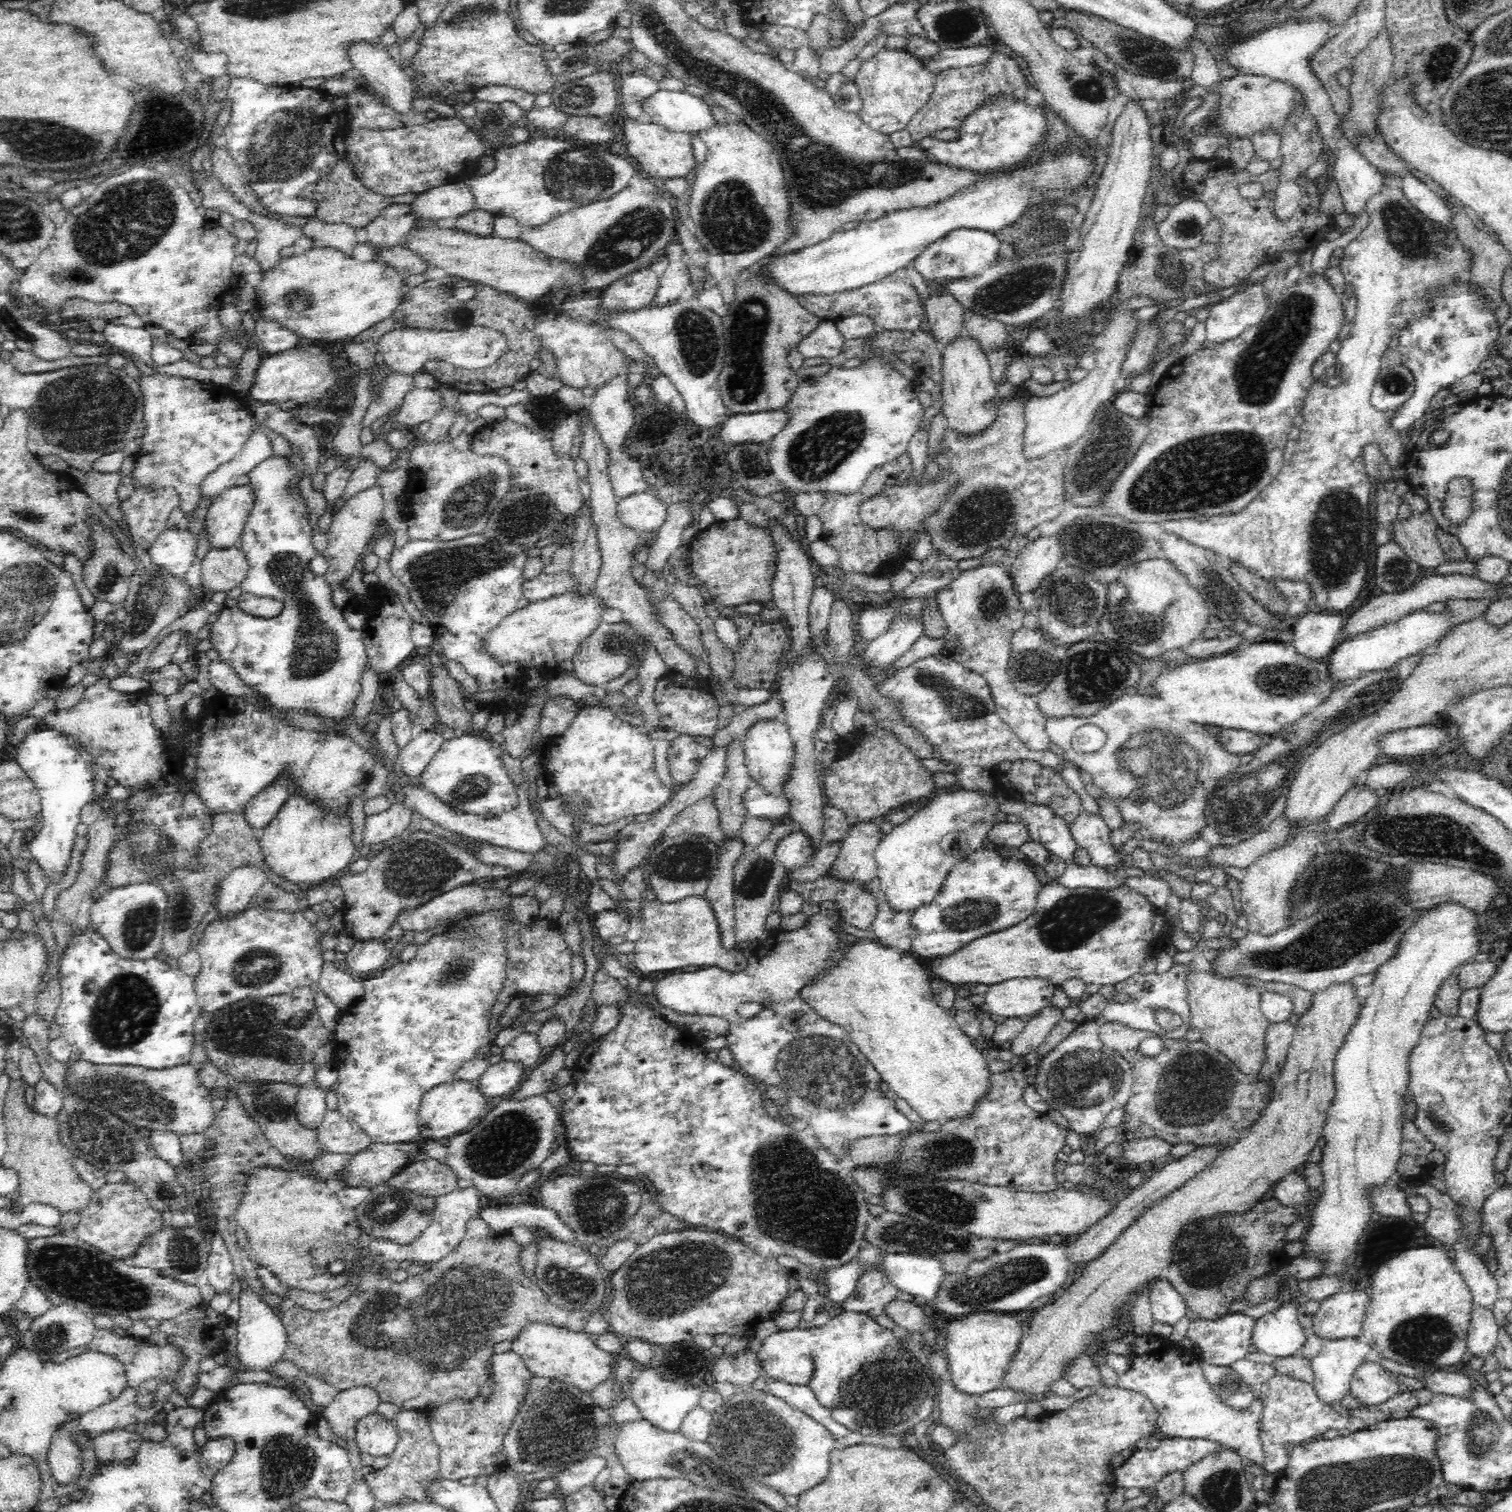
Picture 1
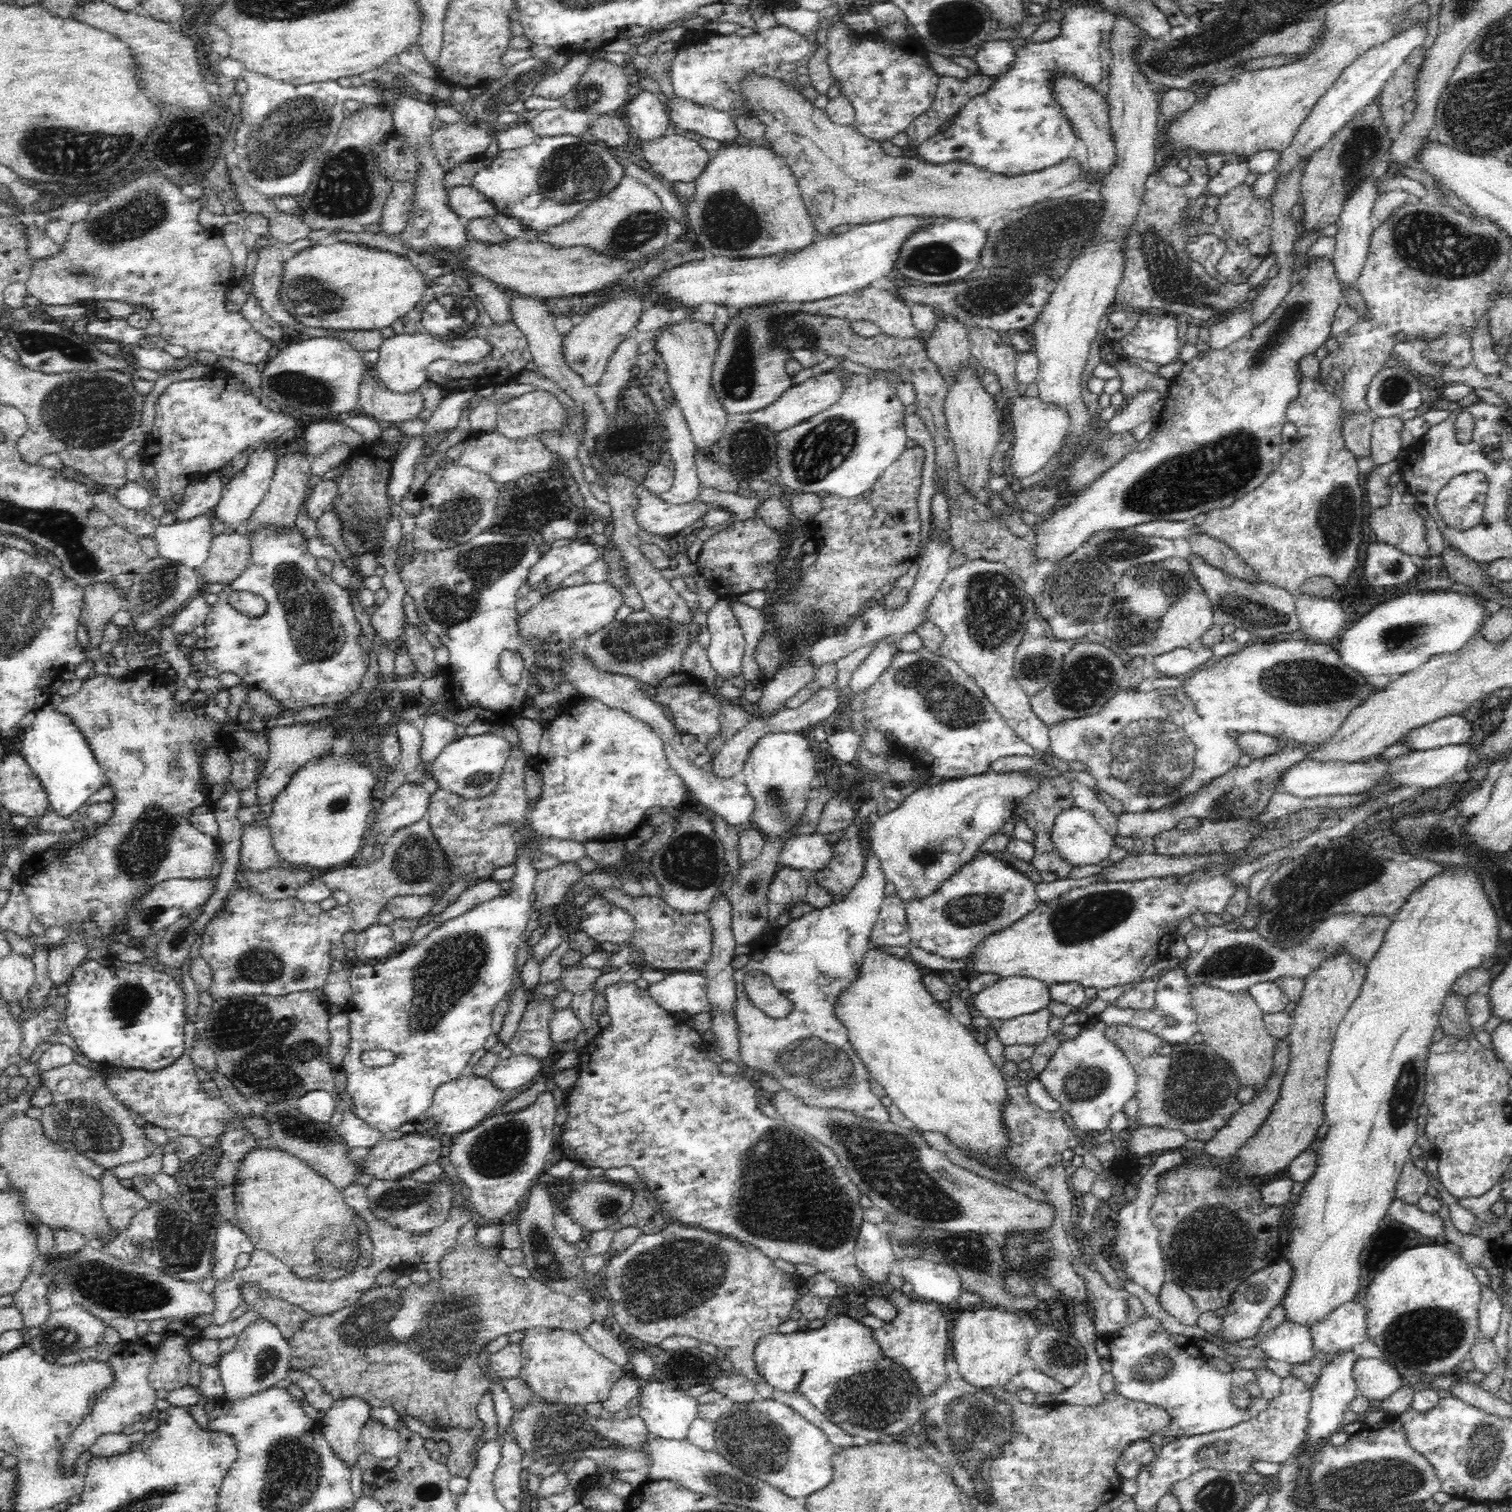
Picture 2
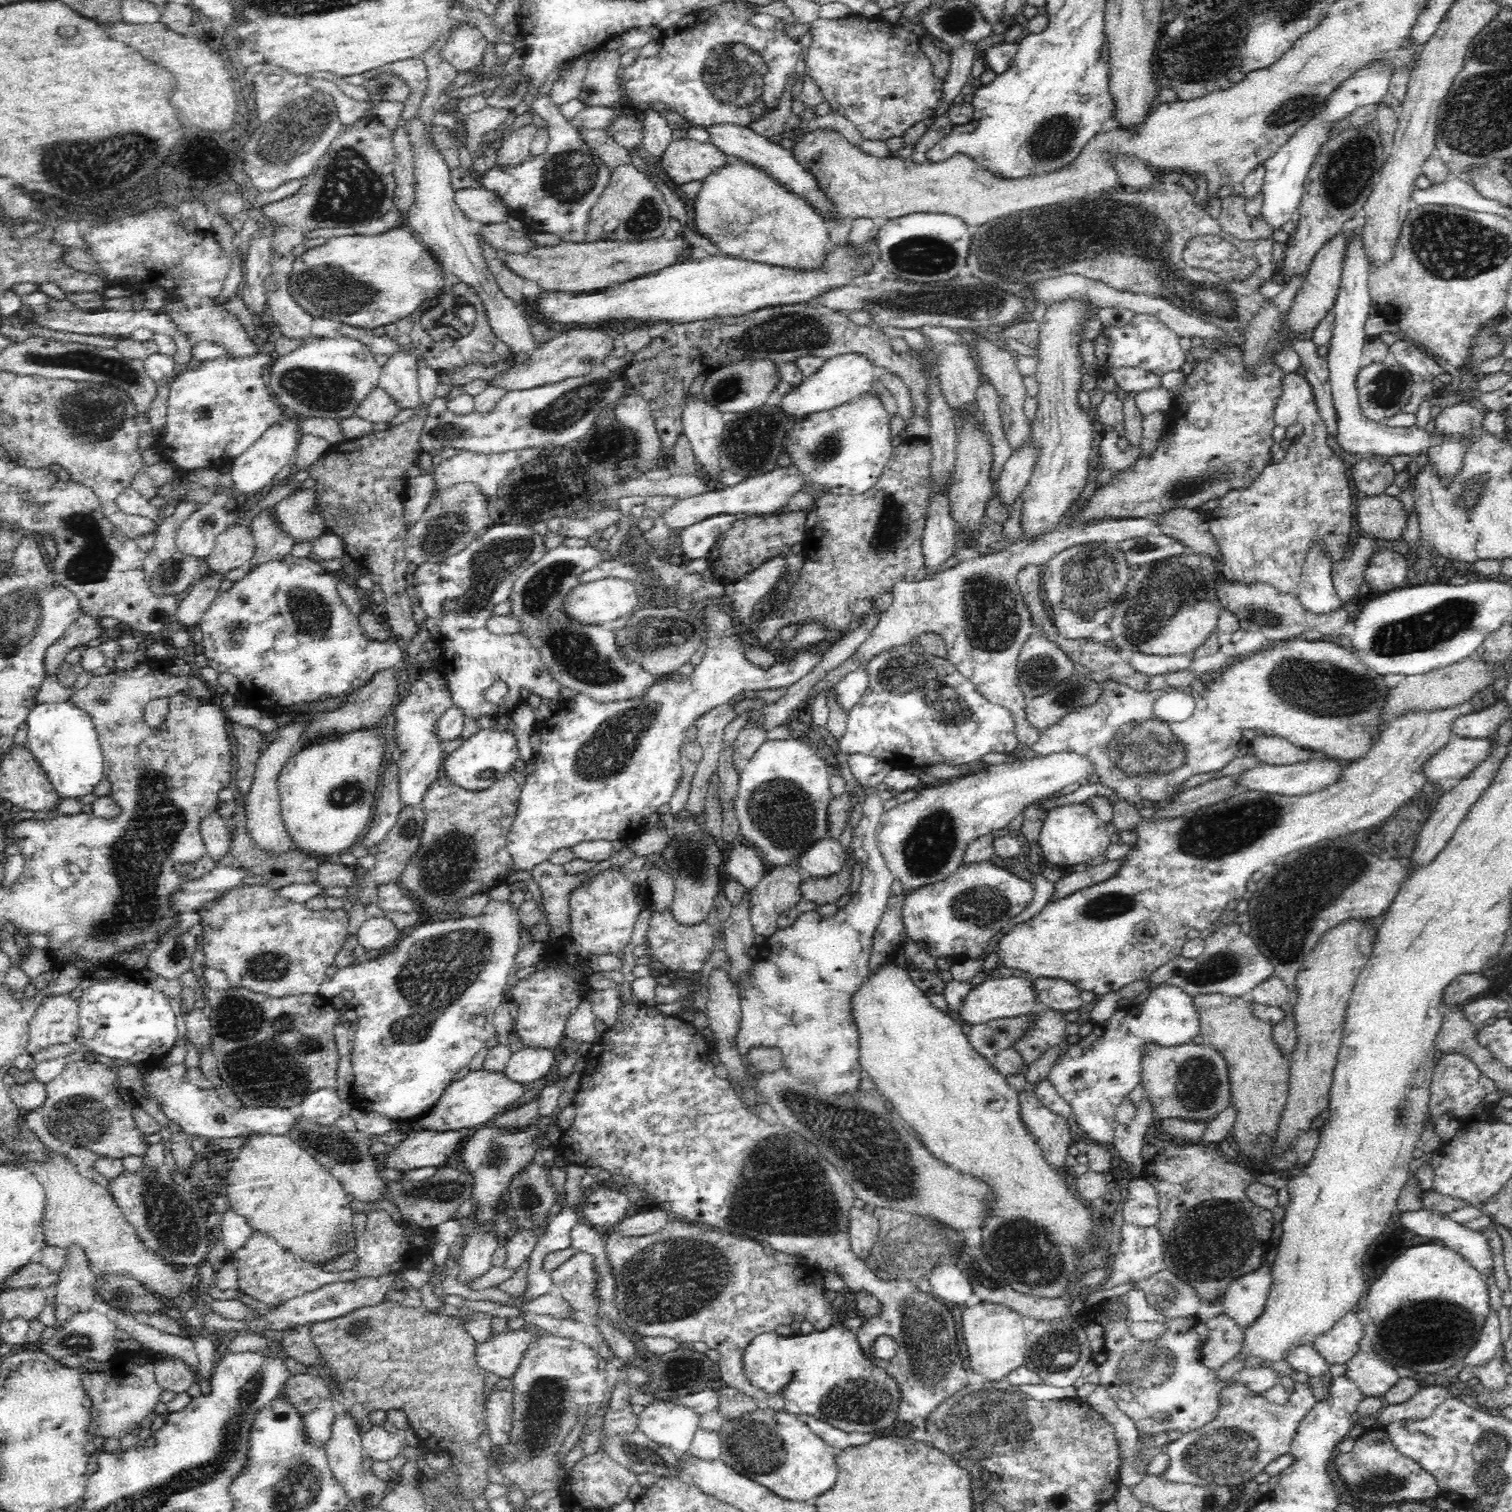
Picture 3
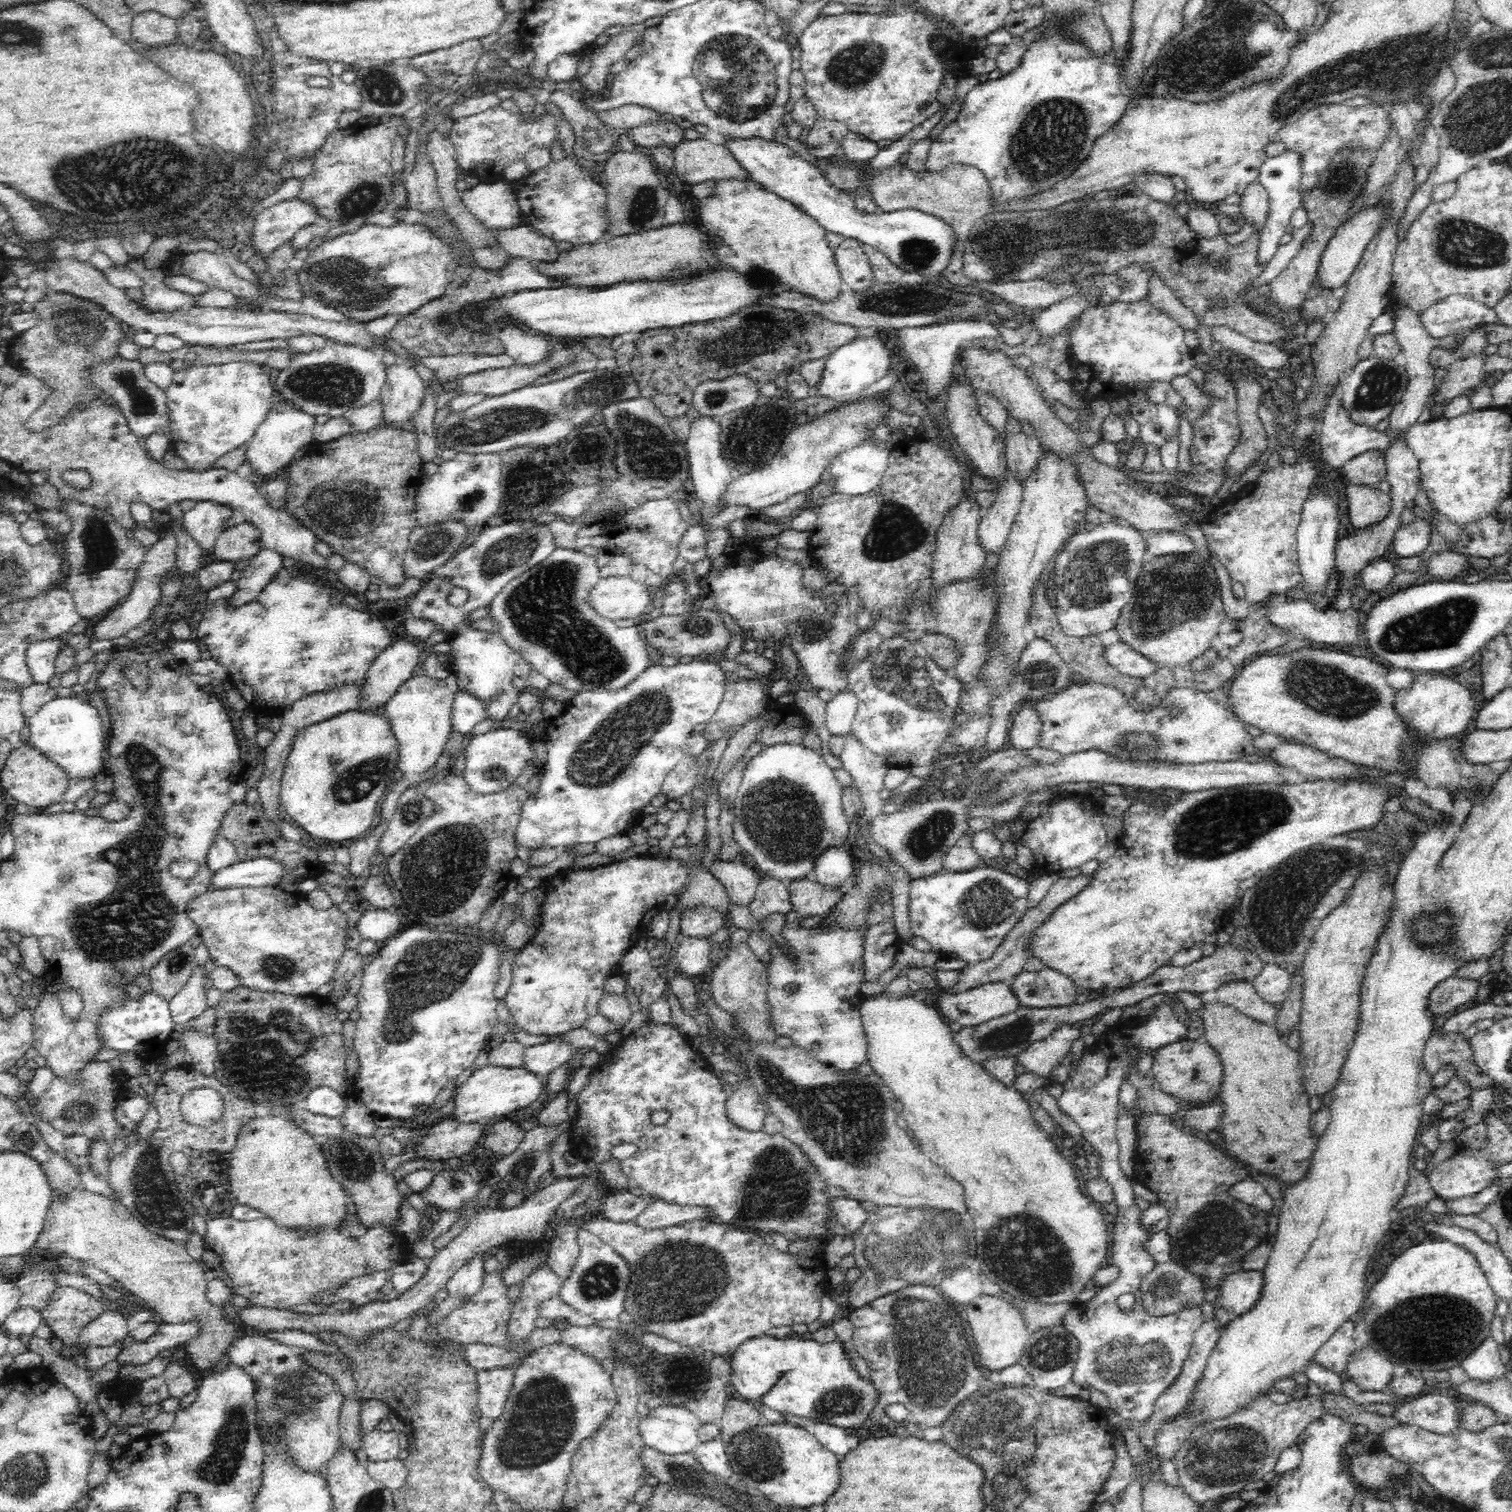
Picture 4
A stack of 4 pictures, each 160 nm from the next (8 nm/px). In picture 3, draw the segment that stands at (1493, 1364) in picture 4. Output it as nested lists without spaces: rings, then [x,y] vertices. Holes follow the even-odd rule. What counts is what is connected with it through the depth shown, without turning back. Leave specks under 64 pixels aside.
[[[1491,1307],[1486,1313],[1485,1321],[1475,1345],[1465,1354],[1463,1365],[1472,1368],[1494,1358],[1500,1344],[1500,1318]]]

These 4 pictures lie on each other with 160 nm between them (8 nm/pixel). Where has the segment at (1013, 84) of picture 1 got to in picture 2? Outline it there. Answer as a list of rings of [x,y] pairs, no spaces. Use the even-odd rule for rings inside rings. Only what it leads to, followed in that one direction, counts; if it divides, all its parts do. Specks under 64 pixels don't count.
[[[970,71],[970,76],[960,80],[954,76],[944,76],[939,79],[937,94],[934,102],[930,105],[930,109],[924,114],[916,118],[908,129],[905,131],[908,134],[908,146],[920,146],[921,142],[933,138],[939,133],[939,128],[944,124],[950,124],[953,118],[958,115],[963,106],[972,98],[978,97],[980,94],[985,94],[994,84],[1001,78],[1000,75],[976,74]]]

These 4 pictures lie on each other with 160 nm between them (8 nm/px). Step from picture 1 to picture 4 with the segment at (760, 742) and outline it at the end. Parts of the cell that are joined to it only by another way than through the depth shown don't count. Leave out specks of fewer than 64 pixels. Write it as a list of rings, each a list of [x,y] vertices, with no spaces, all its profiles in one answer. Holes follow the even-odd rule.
[[[778,743],[763,746],[750,758],[734,798],[735,820],[733,835],[744,855],[764,877],[804,879],[812,872],[814,859],[831,846],[841,846],[850,833],[850,820],[842,811],[843,789],[837,782],[835,770],[828,767],[821,751],[798,743]]]

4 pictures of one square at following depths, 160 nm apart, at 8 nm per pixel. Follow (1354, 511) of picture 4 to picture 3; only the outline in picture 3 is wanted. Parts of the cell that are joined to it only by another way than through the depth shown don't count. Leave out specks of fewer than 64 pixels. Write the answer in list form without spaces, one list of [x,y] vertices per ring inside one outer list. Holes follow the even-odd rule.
[[[1383,493],[1374,498],[1358,498],[1355,516],[1366,538],[1404,544],[1408,512],[1397,497]]]

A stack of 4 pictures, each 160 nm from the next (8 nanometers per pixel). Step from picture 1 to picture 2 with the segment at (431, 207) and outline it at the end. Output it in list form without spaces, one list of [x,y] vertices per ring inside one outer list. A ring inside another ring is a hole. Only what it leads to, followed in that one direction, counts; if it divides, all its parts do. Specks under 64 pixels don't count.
[[[471,185],[453,187],[448,189],[446,205],[458,218],[467,221],[497,214],[494,205]]]

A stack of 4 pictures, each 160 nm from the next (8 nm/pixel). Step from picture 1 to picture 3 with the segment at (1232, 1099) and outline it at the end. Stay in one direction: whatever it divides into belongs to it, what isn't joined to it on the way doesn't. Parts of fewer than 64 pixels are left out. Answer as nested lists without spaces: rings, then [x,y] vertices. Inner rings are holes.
[[[1144,1044],[1141,1082],[1143,1097],[1151,1102],[1152,1116],[1159,1122],[1179,1118],[1186,1122],[1209,1124],[1231,1104],[1231,1085],[1225,1059],[1218,1050],[1204,1044],[1179,1046]]]

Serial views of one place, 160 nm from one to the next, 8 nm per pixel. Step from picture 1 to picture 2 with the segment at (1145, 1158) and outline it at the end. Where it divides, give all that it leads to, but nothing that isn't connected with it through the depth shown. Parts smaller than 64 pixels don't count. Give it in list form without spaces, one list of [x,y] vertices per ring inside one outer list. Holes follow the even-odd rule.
[[[1158,1126],[1133,1127],[1131,1133],[1127,1150],[1139,1158],[1156,1158],[1168,1151],[1183,1149],[1188,1141],[1178,1130],[1160,1129]]]

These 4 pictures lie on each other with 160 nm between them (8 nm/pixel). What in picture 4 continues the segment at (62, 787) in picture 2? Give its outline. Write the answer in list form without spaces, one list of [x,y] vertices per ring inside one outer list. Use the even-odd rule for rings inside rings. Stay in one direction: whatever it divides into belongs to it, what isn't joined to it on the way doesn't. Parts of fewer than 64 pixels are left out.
[[[57,696],[27,718],[30,729],[30,738],[27,742],[61,768],[69,782],[90,780],[96,778],[103,768],[104,734],[101,718],[102,715],[96,706],[87,704],[79,697]]]

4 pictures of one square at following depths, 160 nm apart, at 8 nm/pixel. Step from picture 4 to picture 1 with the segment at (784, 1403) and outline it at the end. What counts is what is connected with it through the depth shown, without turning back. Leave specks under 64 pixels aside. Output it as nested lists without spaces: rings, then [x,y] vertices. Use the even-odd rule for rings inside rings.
[[[842,1311],[818,1328],[779,1329],[763,1340],[758,1357],[766,1376],[790,1384],[809,1384],[818,1401],[832,1409],[834,1420],[854,1432],[872,1436],[913,1432],[914,1426],[928,1418],[932,1408],[937,1408],[934,1398],[939,1392],[940,1381],[934,1380],[935,1375],[928,1364],[910,1353],[892,1329],[880,1326],[875,1317],[866,1313]]]

